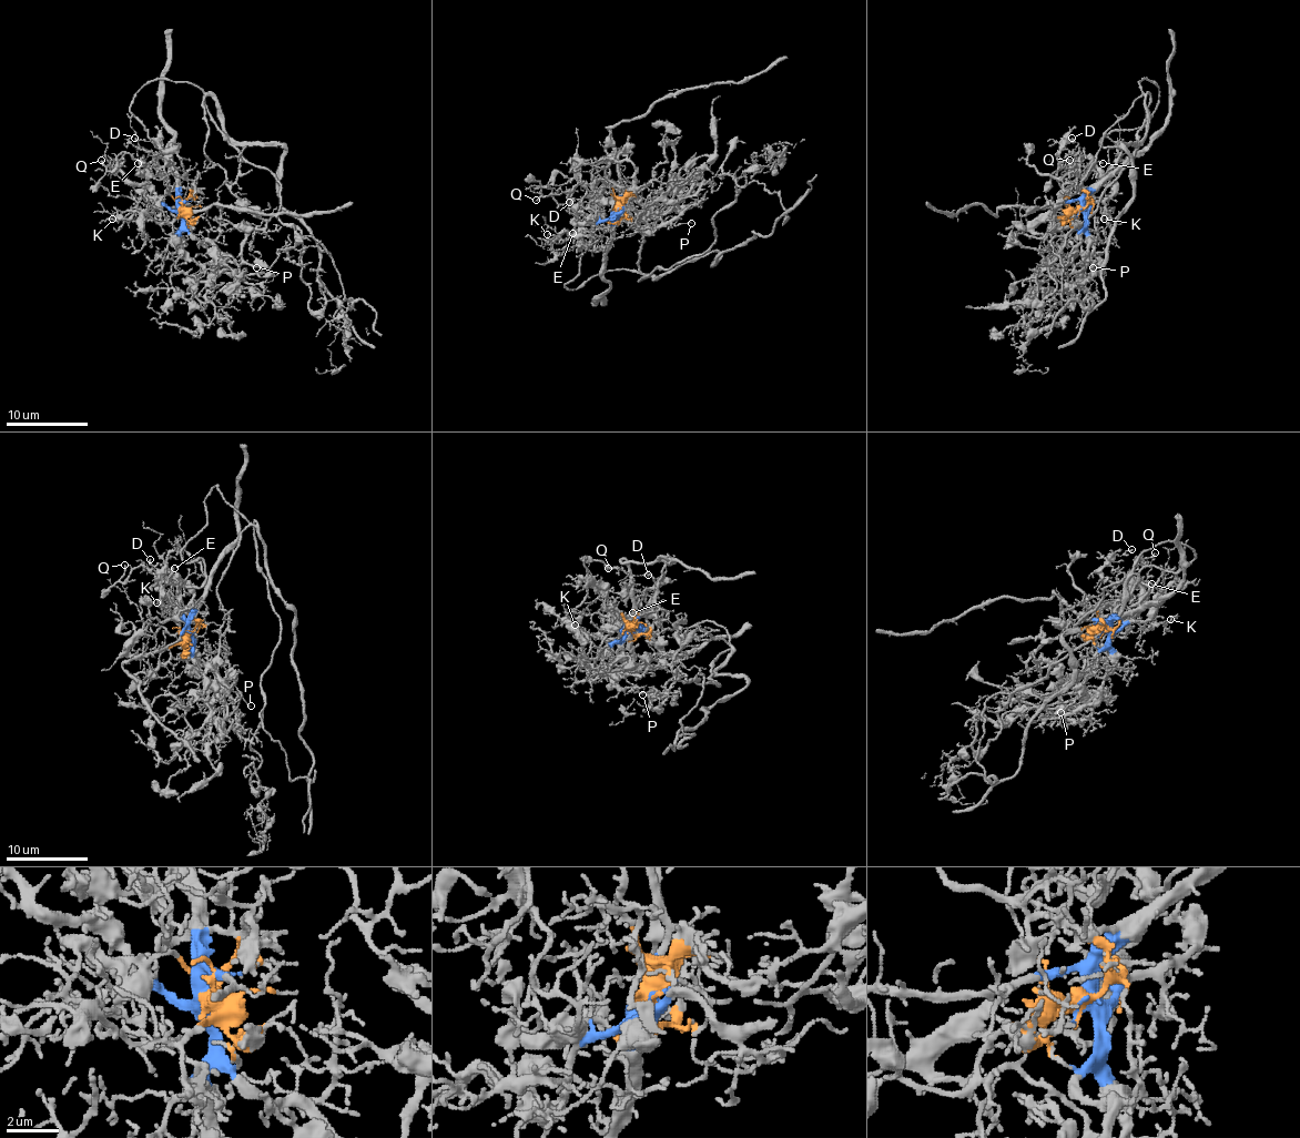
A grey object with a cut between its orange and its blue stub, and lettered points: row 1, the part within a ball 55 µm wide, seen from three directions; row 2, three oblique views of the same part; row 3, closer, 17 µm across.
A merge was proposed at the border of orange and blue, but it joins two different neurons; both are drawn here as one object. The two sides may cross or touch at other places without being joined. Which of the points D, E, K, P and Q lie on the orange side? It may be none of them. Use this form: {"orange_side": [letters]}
{"orange_side": ["D", "E", "Q"]}

